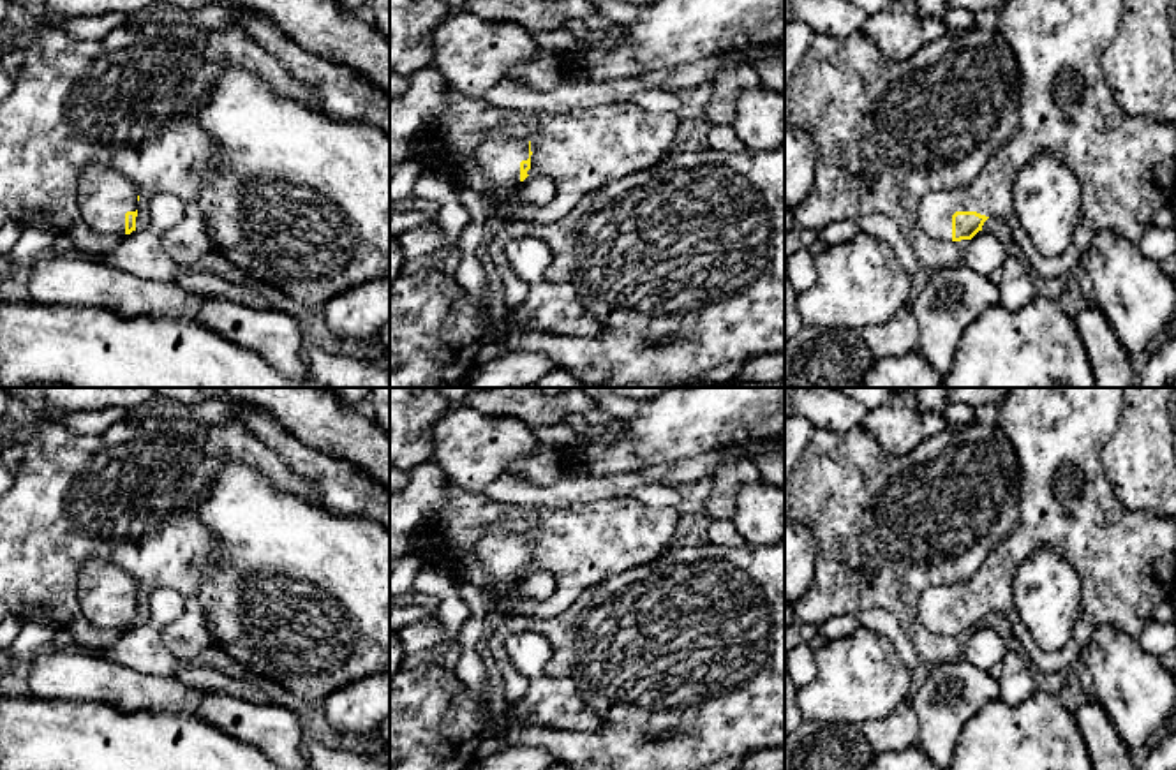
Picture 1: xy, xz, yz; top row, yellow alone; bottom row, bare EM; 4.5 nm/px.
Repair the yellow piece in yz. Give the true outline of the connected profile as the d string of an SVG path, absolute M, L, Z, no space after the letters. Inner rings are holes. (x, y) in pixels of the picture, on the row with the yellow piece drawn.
M1007 0L998 11L998 30L1009 41L1021 74L1019 130L996 152L980 174L963 189L931 190L919 201L917 222L931 240L947 243L971 240L982 231L989 217L1007 222L1012 241L1023 250L1030 266L1042 278L1060 278L1079 266L1079 254L1091 234L1111 231L1128 241L1139 243L1153 226L1153 217L1162 206L1172 206L1176 197L1176 123L1132 116L1116 102L1104 78L1100 56L1118 35L1121 25L1123 0ZM1042 152L1058 155L1081 187L1081 226L1074 236L1072 248L1061 255L1047 257L1024 231L1014 201L1014 180L1017 171Z

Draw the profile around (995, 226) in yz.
M989 217L984 222L982 231L996 236L1003 245L1012 243L1012 233L1010 233L1007 222L1000 217Z

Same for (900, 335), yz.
M912 303L901 307L890 321L866 326L862 335L875 359L896 358L917 351L920 333Z

